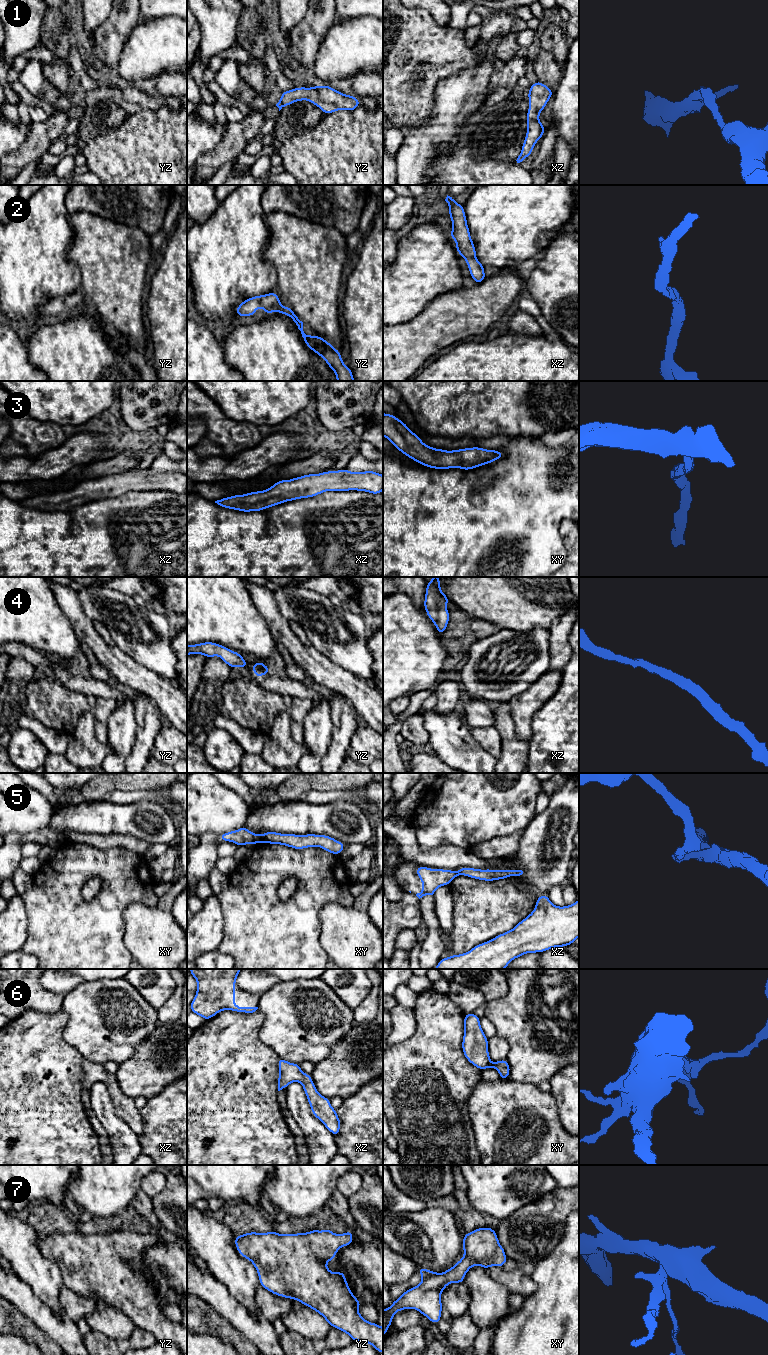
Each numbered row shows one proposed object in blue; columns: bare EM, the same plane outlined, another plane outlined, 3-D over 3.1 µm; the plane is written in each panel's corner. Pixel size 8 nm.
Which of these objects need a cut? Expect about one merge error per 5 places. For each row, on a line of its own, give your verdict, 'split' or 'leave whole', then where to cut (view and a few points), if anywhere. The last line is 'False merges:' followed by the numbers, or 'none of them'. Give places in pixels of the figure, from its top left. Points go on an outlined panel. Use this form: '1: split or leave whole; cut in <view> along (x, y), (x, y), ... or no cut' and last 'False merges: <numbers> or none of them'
1: leave whole; no cut
2: leave whole; no cut
3: leave whole; no cut
4: leave whole; no cut
5: split; cut in xy along (260, 835), (263, 841)
6: leave whole; no cut
7: leave whole; no cut
False merges: 5

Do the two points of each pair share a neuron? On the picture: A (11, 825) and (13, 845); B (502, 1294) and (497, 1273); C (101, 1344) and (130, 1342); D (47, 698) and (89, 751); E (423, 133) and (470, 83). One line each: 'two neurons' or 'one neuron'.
A: two neurons
B: two neurons
C: one neuron
D: two neurons
E: one neuron

